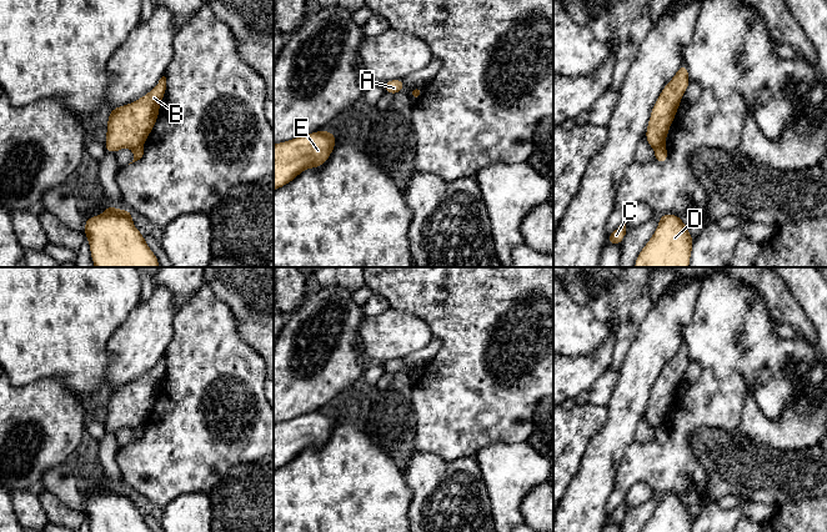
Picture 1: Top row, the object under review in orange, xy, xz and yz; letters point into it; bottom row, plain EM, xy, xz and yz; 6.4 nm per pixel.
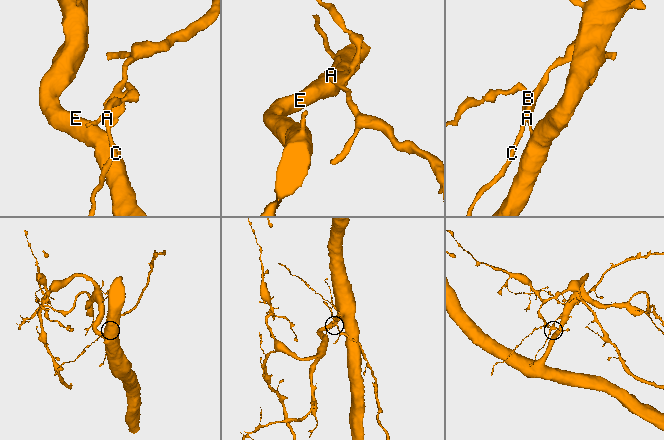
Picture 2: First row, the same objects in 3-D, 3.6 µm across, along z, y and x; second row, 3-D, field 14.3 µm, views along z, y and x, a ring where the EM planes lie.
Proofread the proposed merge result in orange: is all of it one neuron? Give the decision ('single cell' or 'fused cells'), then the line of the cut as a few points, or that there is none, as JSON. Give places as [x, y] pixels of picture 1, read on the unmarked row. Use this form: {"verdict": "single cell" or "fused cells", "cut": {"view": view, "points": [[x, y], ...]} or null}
{"verdict": "fused cells", "cut": {"view": "yz", "points": [[663, 423], [653, 428]]}}

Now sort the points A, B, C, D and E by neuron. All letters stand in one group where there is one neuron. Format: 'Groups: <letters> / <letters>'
Groups: A B C / D E

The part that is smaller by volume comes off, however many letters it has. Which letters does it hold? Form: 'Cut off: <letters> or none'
Cut off: A, B, C

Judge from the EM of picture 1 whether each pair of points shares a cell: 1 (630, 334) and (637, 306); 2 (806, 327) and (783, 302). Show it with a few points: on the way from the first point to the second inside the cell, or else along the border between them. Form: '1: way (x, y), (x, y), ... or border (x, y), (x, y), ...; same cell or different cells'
1: way (630, 327), (633, 322), (633, 312); same cell
2: way (800, 321), (787, 309); same cell

